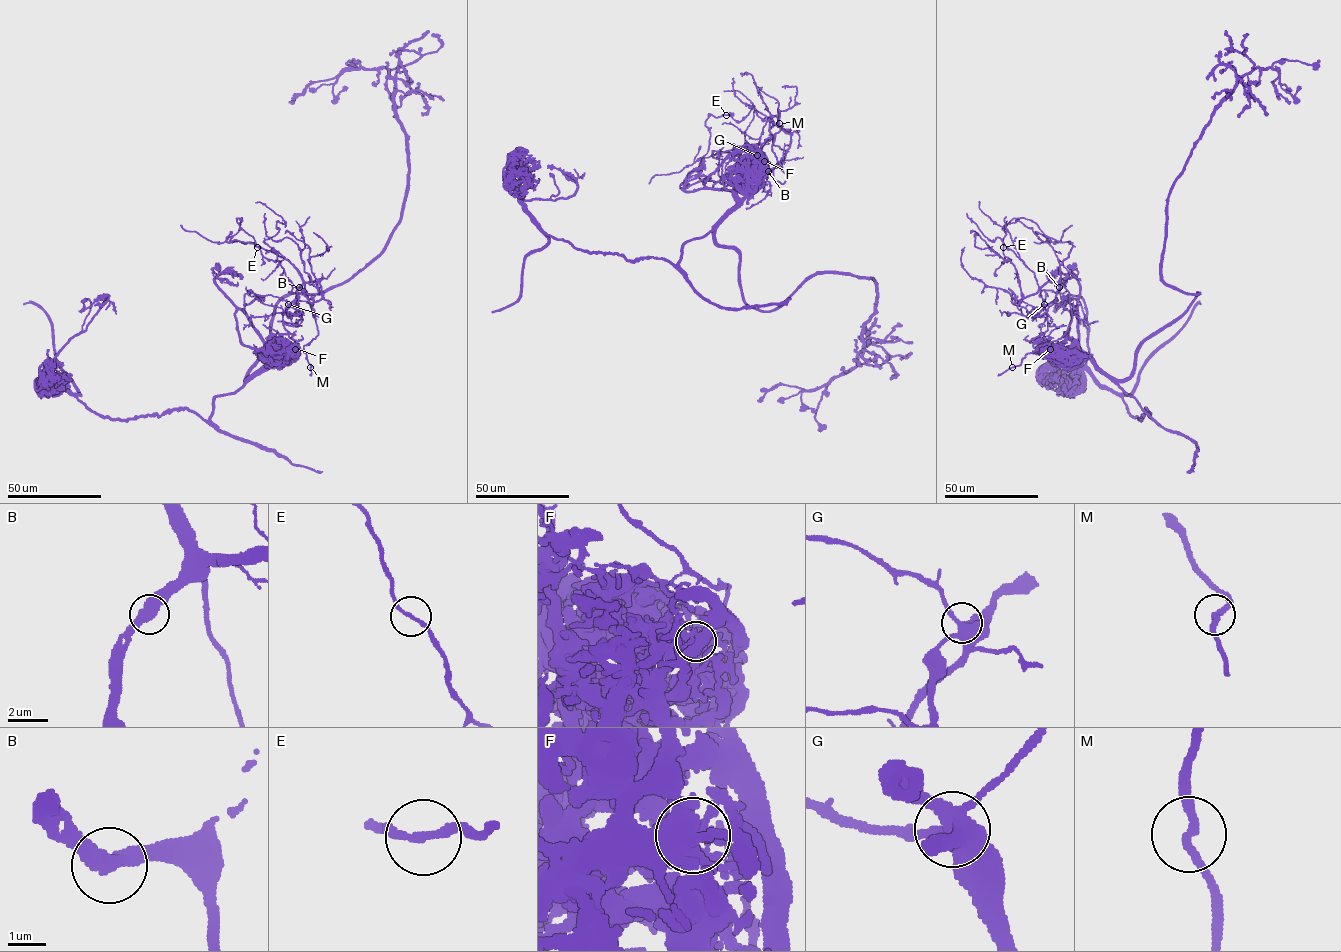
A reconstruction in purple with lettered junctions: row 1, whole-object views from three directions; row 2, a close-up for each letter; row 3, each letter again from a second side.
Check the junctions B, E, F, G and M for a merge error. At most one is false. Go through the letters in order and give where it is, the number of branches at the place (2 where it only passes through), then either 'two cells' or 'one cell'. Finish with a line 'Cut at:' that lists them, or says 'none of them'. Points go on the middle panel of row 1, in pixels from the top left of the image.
B: place (768, 171); branches 2; one cell
E: place (726, 115); branches 2; one cell
F: place (764, 161); branches 3; two cells
G: place (757, 155); branches 3; one cell
M: place (779, 123); branches 2; one cell
Cut at: F

